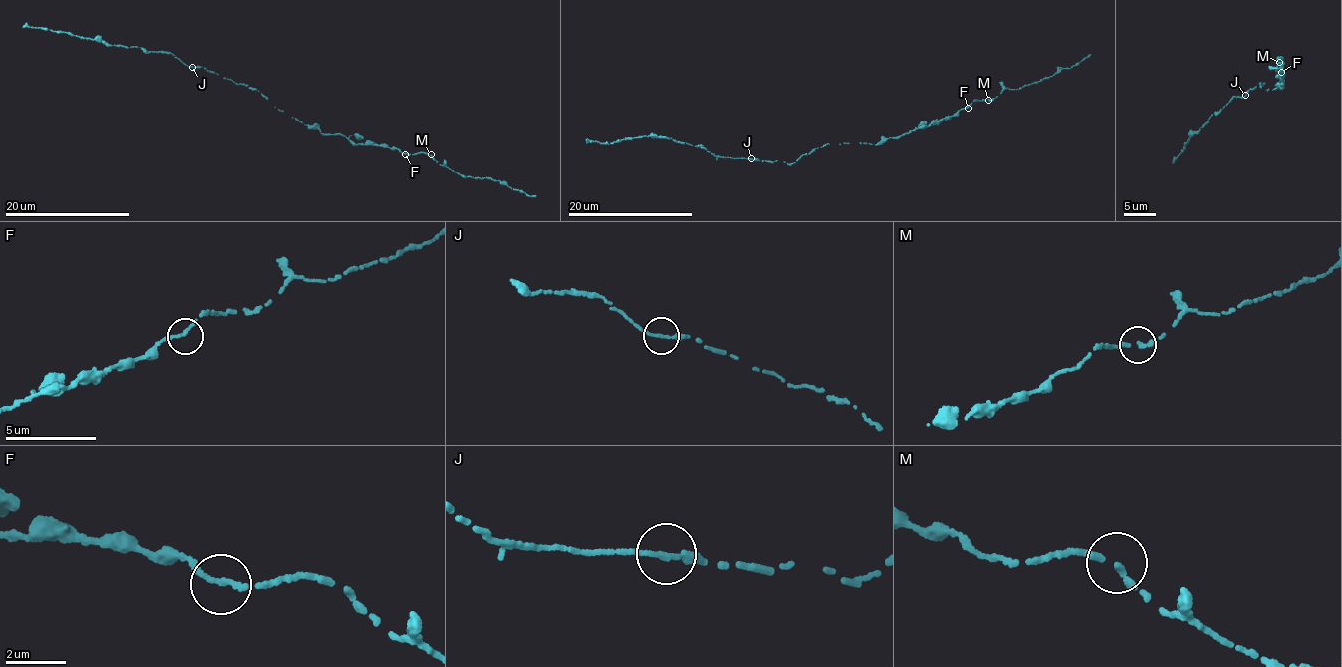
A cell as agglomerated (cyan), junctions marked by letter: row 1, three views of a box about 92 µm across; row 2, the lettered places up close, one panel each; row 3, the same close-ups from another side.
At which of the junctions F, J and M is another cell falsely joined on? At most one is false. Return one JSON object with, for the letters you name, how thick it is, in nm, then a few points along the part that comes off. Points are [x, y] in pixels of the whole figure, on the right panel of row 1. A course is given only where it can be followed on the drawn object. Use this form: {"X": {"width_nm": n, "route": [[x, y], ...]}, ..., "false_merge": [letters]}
{"false_merge": []}

